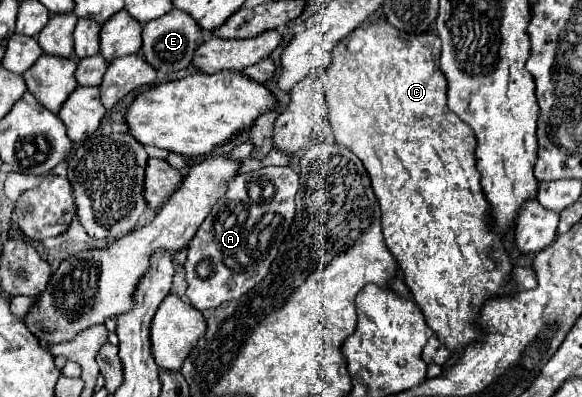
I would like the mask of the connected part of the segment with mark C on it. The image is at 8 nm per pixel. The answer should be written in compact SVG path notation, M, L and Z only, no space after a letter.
M383 19L373 20L364 23L361 28L357 28L355 32L351 32L345 40L341 40L341 44L335 46L333 50L333 62L331 66L325 70L321 84L325 90L325 100L329 104L329 120L333 126L333 136L339 144L347 146L353 154L357 154L357 158L363 162L369 178L371 178L371 186L375 190L375 196L379 200L379 208L381 208L381 228L383 228L383 236L387 242L389 252L395 256L397 266L403 274L405 286L411 292L411 298L415 300L415 304L421 308L429 328L433 330L435 336L445 340L445 346L455 352L461 354L463 346L469 344L469 340L477 340L477 328L473 328L473 324L477 324L477 316L481 316L481 308L485 304L485 300L491 300L499 294L513 294L517 292L517 284L511 278L513 272L513 264L511 258L503 246L503 236L497 236L497 232L493 232L493 228L489 228L487 220L489 220L489 202L485 200L485 194L481 192L481 184L479 184L479 172L475 168L475 136L473 130L461 122L455 114L449 112L447 104L445 104L445 92L447 92L447 80L440 70L440 54L441 40L438 36L425 32L421 34L409 34L397 30L388 21Z

